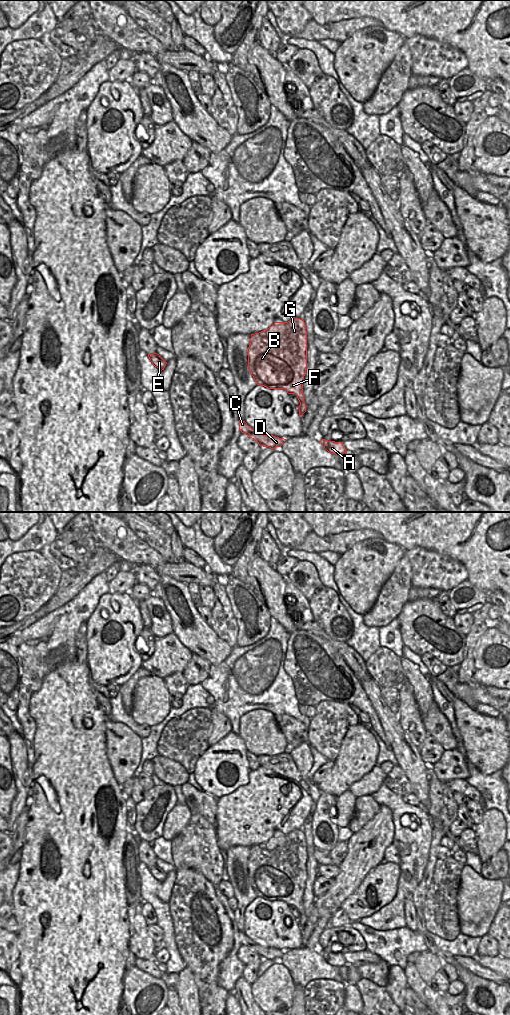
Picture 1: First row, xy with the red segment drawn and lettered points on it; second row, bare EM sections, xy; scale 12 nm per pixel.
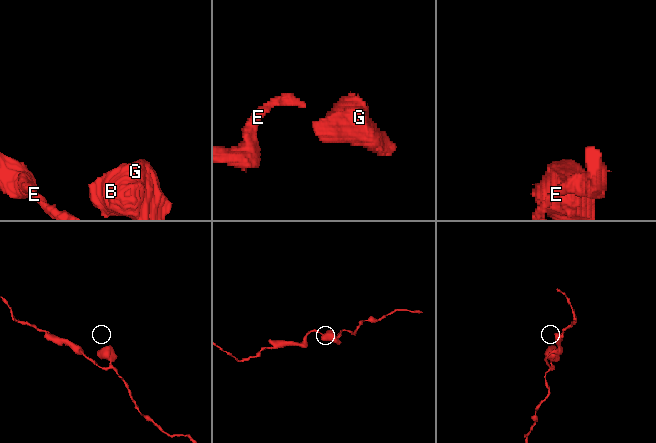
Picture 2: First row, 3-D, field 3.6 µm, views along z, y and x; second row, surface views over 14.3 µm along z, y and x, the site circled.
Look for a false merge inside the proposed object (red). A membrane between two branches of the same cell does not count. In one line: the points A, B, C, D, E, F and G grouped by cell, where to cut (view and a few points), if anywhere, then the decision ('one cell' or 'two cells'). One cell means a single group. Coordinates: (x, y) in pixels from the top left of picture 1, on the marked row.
groups A B C D E F G; cut none; one cell

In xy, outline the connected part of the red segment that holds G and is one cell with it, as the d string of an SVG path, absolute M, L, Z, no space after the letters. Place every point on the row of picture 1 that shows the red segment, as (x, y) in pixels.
M303 319L275 322L267 330L251 334L248 347L248 368L257 385L268 389L284 389L295 394L300 402L299 414L306 412L303 381L307 367L307 331Z

